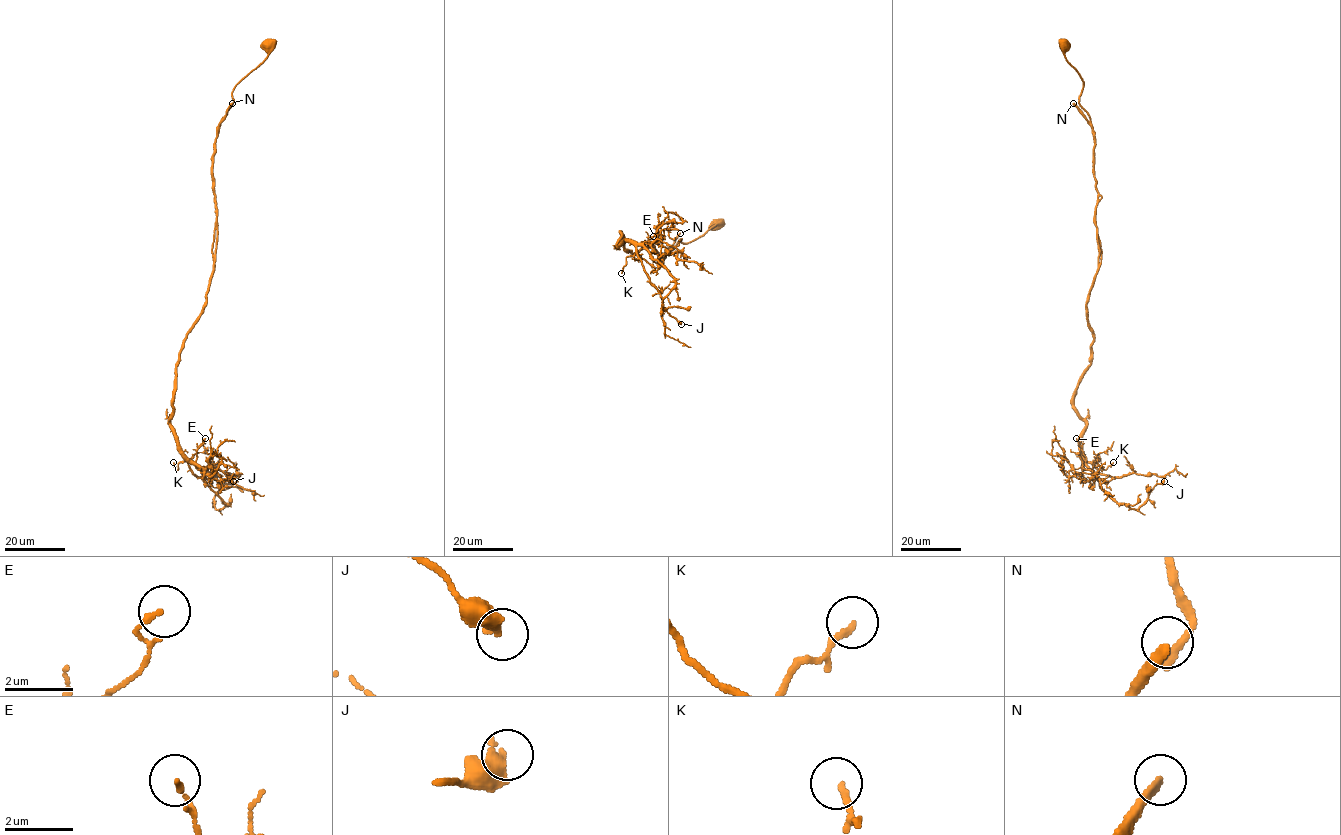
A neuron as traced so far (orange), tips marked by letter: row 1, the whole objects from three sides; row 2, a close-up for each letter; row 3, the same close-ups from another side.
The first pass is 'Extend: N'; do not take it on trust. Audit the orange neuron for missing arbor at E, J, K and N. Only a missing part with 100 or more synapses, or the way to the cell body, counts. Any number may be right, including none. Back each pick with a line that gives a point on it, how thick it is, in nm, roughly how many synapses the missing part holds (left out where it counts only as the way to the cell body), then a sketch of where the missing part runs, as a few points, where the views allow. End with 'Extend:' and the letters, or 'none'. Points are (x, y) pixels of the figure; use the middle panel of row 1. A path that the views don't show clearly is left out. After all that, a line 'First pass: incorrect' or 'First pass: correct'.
N: at (680, 233); 280 nm thick; about 250 synapses; missing branch runs (680, 233), (700, 119), (659, 49), (551, 16), (510, 64), (525, 188), (586, 201), (657, 148)
Extend: N
First pass: correct

